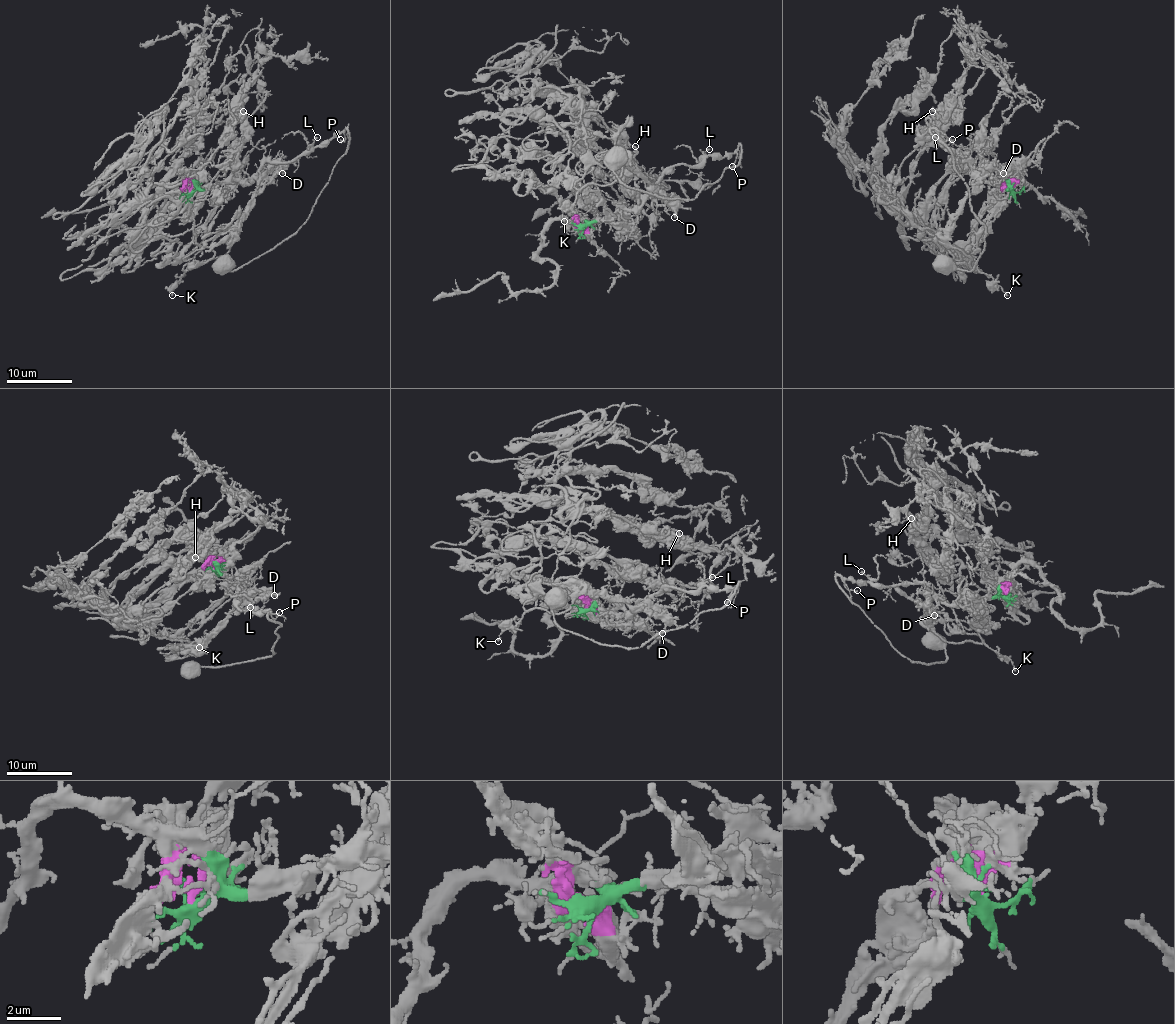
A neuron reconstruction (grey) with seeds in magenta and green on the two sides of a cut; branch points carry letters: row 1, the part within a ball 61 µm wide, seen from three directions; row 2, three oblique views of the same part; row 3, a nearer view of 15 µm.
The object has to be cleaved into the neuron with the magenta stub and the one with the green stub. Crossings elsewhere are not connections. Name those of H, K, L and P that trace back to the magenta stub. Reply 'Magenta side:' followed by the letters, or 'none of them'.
Magenta side: H, K

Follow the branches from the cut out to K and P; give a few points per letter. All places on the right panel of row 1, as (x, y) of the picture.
K: (1010, 191), (1005, 188), (979, 216), (964, 244), (948, 246), (941, 237), (973, 270), (989, 275), (1007, 295)
P: (1012, 191), (997, 180), (991, 183), (966, 162), (951, 162), (938, 134), (943, 141), (953, 139)

